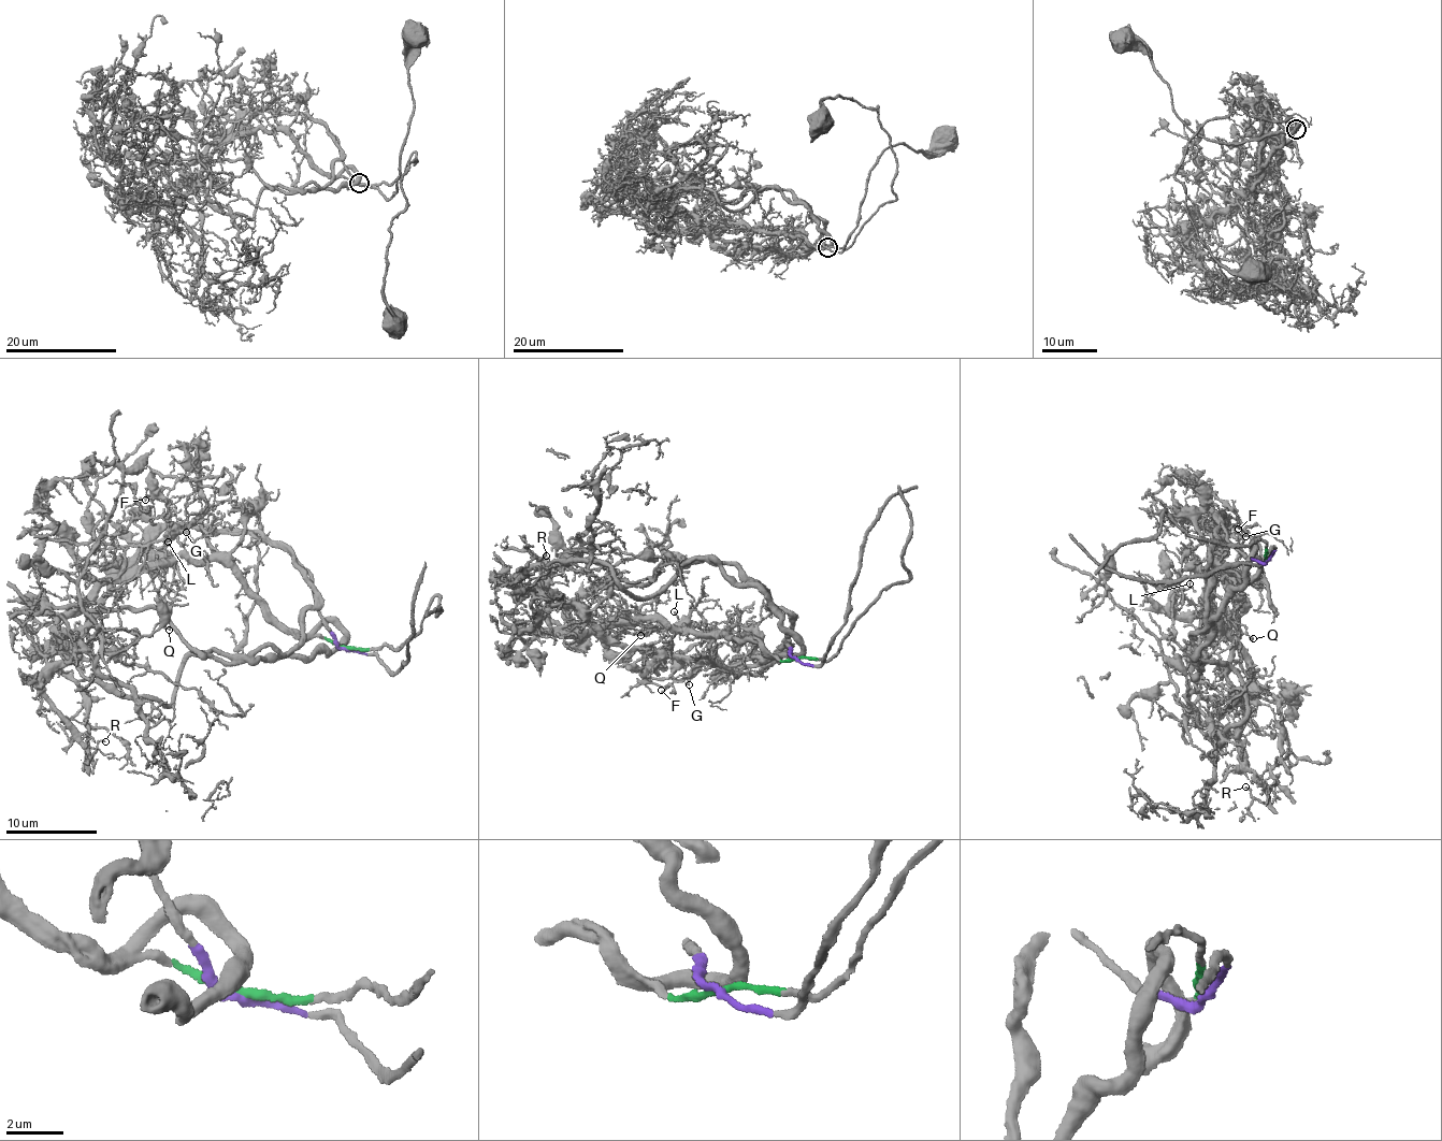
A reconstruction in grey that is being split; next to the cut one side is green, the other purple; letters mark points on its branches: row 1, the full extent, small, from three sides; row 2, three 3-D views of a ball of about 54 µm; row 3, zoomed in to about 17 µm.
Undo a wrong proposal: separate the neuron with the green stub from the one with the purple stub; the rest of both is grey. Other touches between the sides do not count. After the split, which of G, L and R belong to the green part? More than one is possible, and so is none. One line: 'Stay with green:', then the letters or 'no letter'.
Stay with green: G, L

